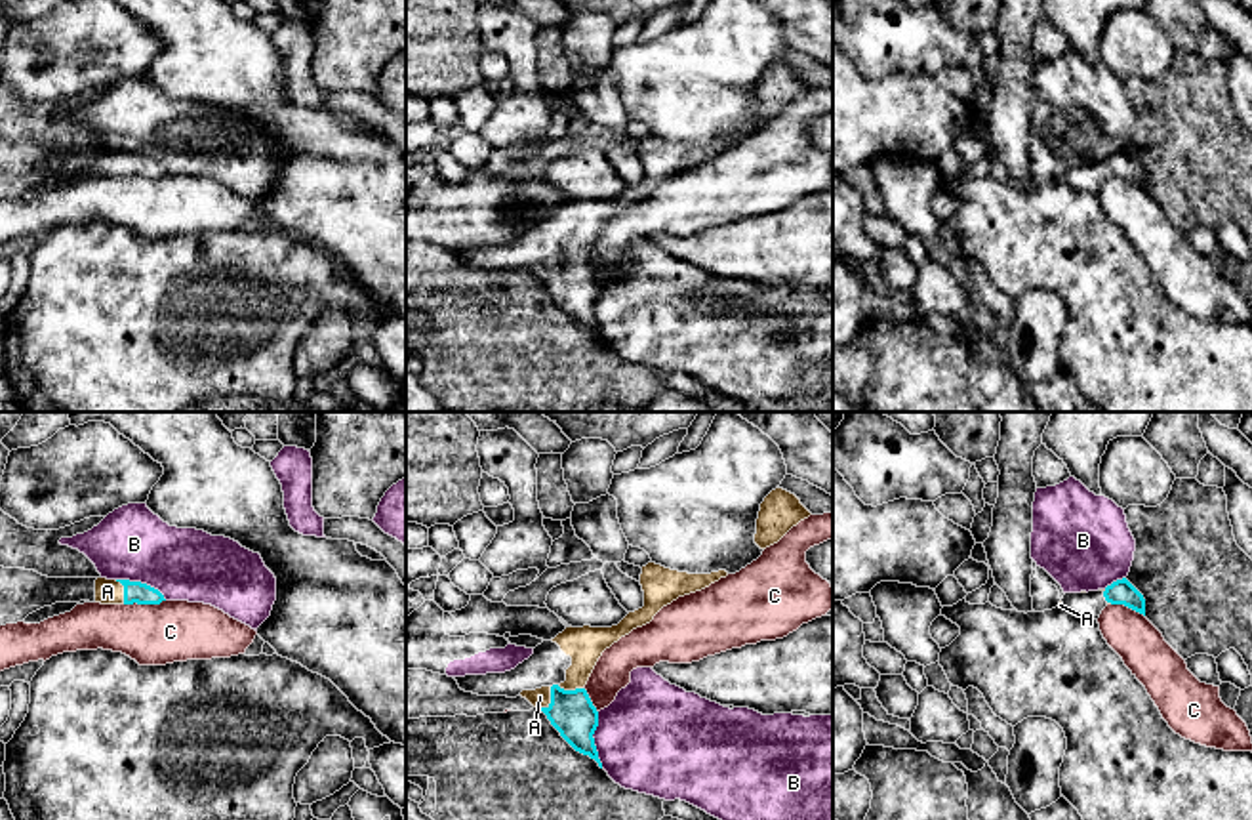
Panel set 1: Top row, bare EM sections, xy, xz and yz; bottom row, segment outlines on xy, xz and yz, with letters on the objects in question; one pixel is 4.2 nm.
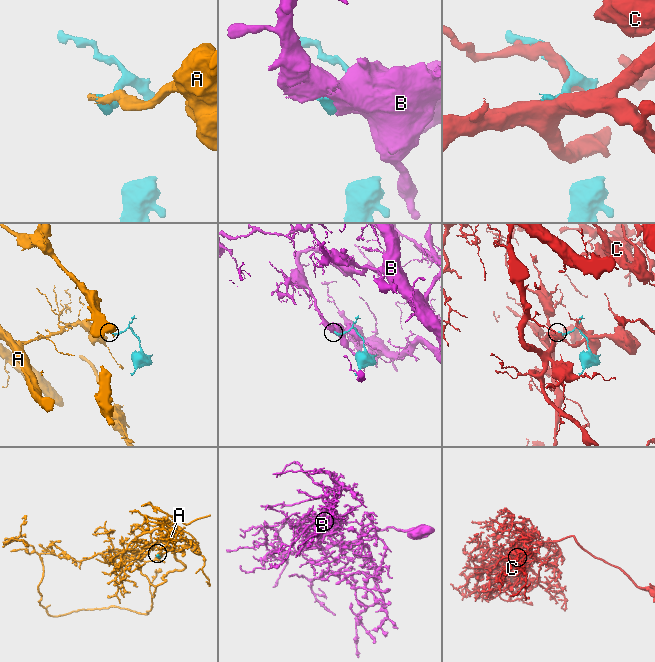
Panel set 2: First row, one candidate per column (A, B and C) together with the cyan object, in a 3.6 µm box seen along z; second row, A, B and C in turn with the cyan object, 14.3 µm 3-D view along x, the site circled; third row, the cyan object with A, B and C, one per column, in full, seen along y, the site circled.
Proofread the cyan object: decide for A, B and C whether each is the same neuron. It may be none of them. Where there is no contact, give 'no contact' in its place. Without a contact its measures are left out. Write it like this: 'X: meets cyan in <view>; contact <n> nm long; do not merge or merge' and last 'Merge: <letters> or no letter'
A: meets cyan in xz; contact 110 nm long; merge
B: meets cyan in xz; contact 240 nm long; do not merge
C: meets cyan in xy; contact 180 nm long; do not merge
Merge: A

